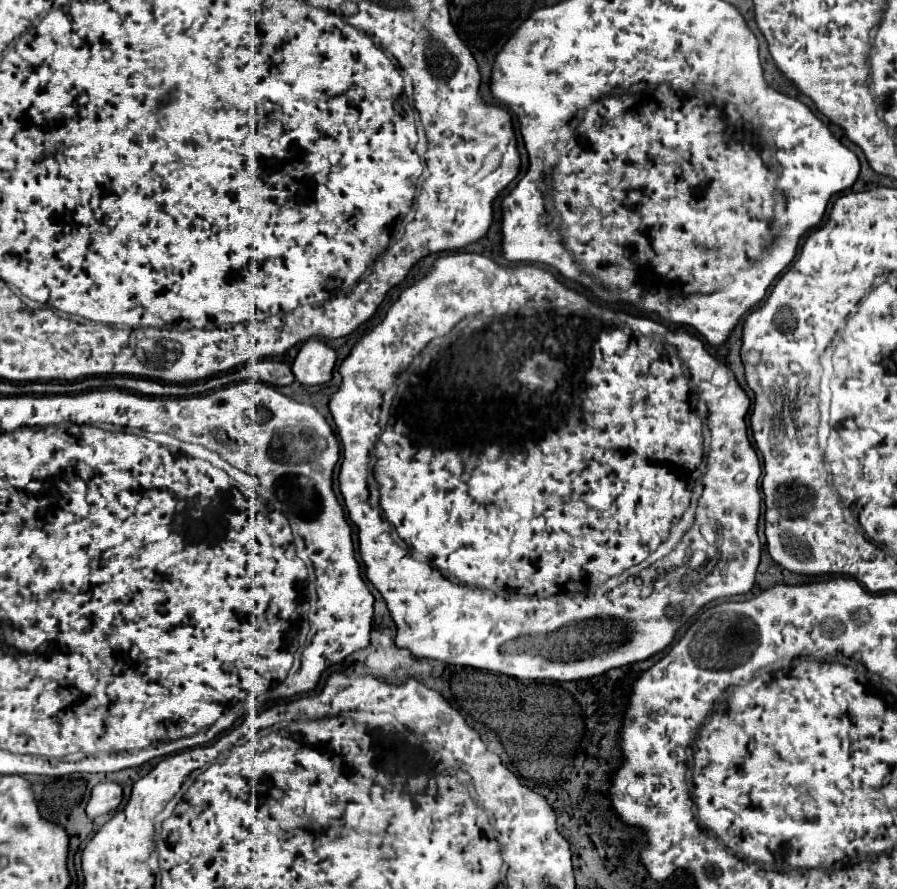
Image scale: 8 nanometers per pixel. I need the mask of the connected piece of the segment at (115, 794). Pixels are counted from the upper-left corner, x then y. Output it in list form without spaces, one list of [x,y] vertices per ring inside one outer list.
[[[102,782],[94,786],[86,806],[86,814],[90,818],[96,818],[116,810],[120,804],[122,804],[122,788],[116,782]]]

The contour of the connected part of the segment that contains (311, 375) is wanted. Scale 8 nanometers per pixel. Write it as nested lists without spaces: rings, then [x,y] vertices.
[[[308,340],[300,348],[292,372],[300,384],[324,384],[332,378],[332,370],[336,364],[336,352],[326,346],[322,340]]]

